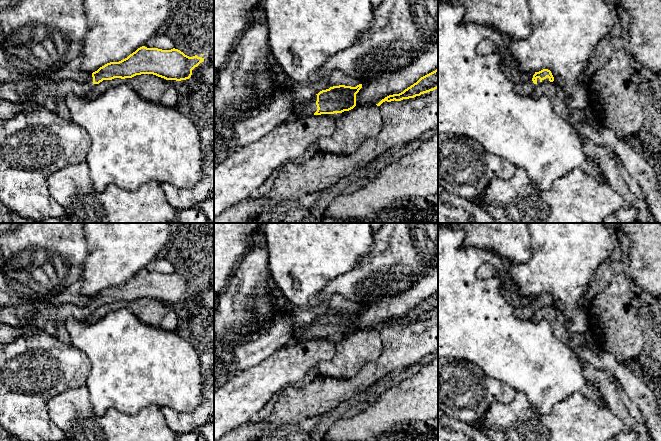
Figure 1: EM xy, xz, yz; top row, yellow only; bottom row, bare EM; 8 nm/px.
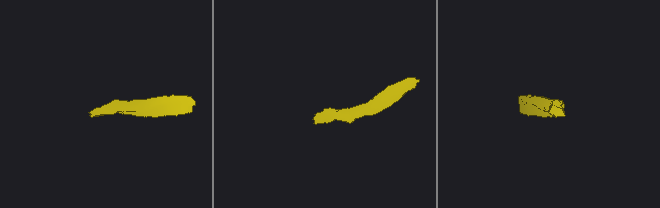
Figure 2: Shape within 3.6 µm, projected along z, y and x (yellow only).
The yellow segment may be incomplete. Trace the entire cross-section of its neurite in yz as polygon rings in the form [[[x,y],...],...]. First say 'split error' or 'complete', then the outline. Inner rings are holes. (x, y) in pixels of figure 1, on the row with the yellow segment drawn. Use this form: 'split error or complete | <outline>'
split error | [[[548,69],[535,72],[533,78],[528,82],[520,82],[516,85],[517,91],[524,96],[531,96],[533,90],[544,83],[553,82],[554,77]]]

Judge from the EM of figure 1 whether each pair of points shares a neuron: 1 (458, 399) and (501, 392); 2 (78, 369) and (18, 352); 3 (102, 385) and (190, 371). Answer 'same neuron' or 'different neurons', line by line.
1: same neuron
2: same neuron
3: same neuron

